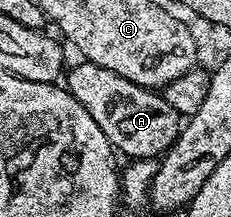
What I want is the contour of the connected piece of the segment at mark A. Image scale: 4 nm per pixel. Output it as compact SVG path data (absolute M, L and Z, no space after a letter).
M81 61L78 67L72 67L67 71L69 94L79 101L79 105L83 105L83 109L87 109L87 113L91 113L91 121L103 129L120 154L122 151L129 155L130 160L156 160L181 136L183 116L167 105L164 94L135 85L127 81L127 77L119 77L119 73L111 73L111 69L103 69L103 65Z

